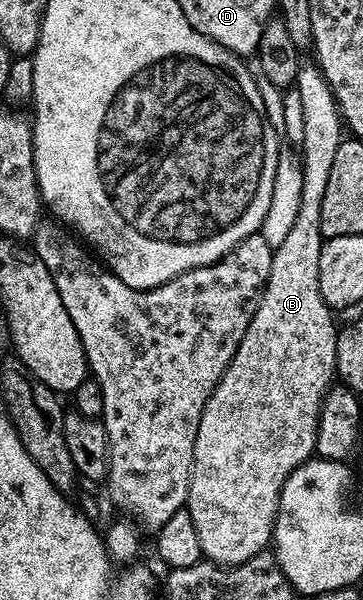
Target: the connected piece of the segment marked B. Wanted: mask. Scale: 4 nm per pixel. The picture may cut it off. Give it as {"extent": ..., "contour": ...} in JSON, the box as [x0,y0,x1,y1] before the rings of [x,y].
{"extent":[185,62,345,567],"contour":[[[304,62],[296,75],[294,87],[297,93],[301,93],[301,106],[303,106],[304,127],[301,141],[297,145],[301,152],[303,161],[303,181],[301,183],[301,209],[297,209],[297,221],[293,221],[293,229],[289,229],[285,241],[281,241],[279,247],[274,248],[271,253],[271,272],[267,287],[263,296],[259,298],[257,309],[253,313],[253,321],[249,321],[249,329],[245,329],[245,337],[241,337],[241,345],[237,345],[237,353],[229,361],[225,373],[219,379],[219,384],[213,389],[211,402],[208,403],[206,411],[201,413],[201,425],[197,425],[197,441],[193,449],[193,469],[189,481],[189,493],[187,494],[187,505],[185,510],[189,517],[193,517],[193,525],[197,528],[197,538],[201,541],[203,559],[212,563],[218,563],[225,567],[239,567],[249,557],[257,557],[268,550],[275,533],[275,518],[279,508],[281,489],[285,481],[293,473],[293,469],[300,467],[307,459],[315,455],[315,442],[317,441],[317,425],[319,424],[319,410],[323,404],[323,398],[333,386],[336,378],[335,362],[337,361],[337,326],[332,308],[321,297],[321,285],[319,284],[319,258],[324,245],[323,234],[319,228],[321,221],[321,200],[325,197],[325,184],[329,182],[329,173],[333,169],[333,157],[337,149],[343,144],[345,138],[345,124],[343,116],[339,112],[339,104],[335,101],[335,95],[331,92],[331,86],[327,84],[323,70],[314,62]]]}

